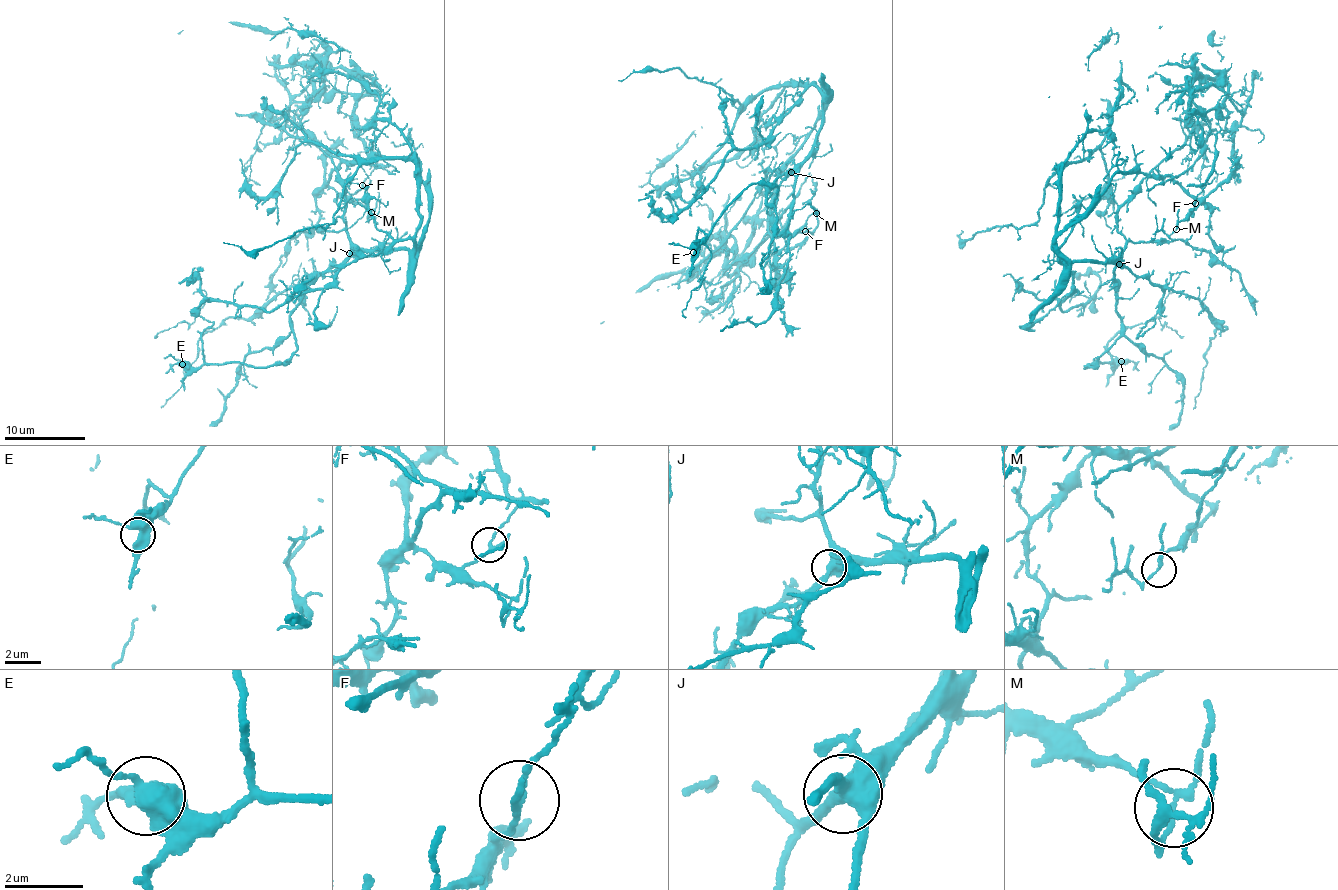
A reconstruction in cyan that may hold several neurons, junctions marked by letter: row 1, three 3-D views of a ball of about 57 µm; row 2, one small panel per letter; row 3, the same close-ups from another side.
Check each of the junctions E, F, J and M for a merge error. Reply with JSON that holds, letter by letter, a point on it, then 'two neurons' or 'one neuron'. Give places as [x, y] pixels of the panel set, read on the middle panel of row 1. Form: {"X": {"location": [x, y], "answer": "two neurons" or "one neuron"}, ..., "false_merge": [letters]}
{"E": {"location": [693, 252], "answer": "one neuron"}, "F": {"location": [805, 231], "answer": "two neurons"}, "J": {"location": [791, 172], "answer": "one neuron"}, "M": {"location": [816, 213], "answer": "one neuron"}, "false_merge": ["F"]}

